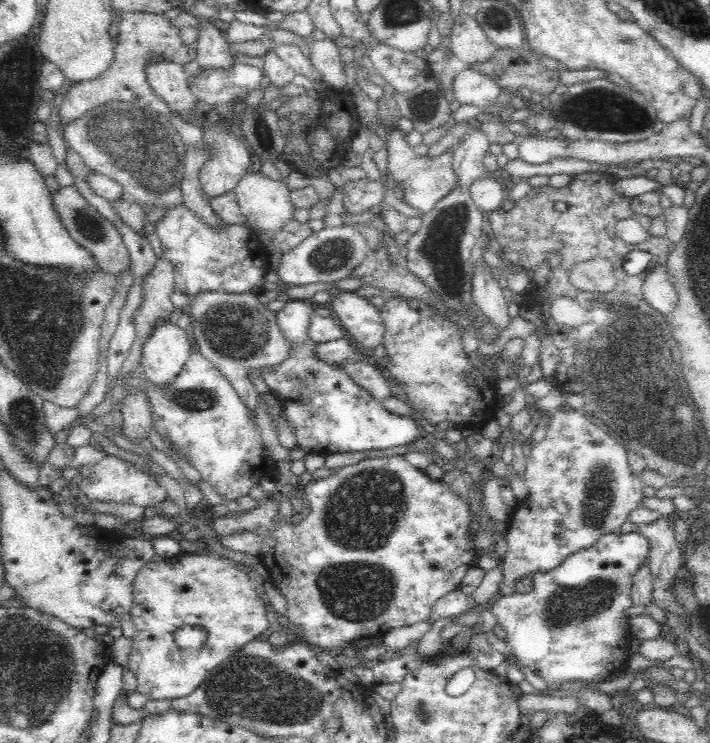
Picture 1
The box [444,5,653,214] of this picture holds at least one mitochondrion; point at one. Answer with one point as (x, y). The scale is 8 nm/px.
(599, 110)

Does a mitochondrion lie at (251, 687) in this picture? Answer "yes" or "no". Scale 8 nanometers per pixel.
yes

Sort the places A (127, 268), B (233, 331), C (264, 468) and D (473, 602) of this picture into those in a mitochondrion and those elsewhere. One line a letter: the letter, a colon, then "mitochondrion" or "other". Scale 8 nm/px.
A: other
B: mitochondrion
C: other
D: other

